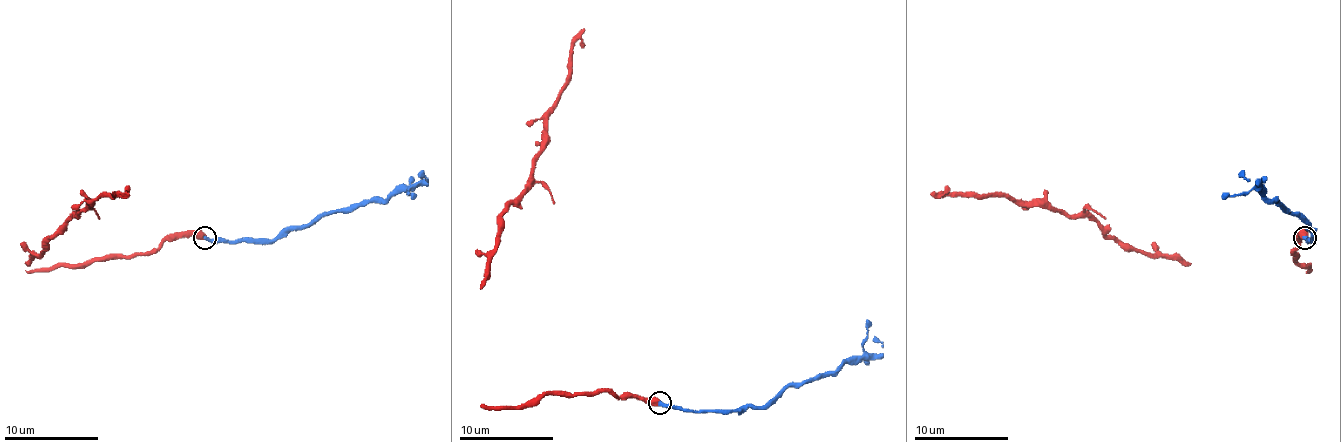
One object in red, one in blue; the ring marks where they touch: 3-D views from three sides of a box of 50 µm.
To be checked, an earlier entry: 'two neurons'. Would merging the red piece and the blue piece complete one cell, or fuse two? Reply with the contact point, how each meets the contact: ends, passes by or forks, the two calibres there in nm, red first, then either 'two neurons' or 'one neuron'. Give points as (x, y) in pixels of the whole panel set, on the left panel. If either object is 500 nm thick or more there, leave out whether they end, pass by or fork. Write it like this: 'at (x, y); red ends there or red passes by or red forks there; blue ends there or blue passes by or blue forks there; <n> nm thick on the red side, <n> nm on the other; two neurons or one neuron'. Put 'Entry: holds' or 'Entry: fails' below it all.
at (205, 237); 600 nm thick on the red side, 340 nm on the other; two neurons
Entry: holds

